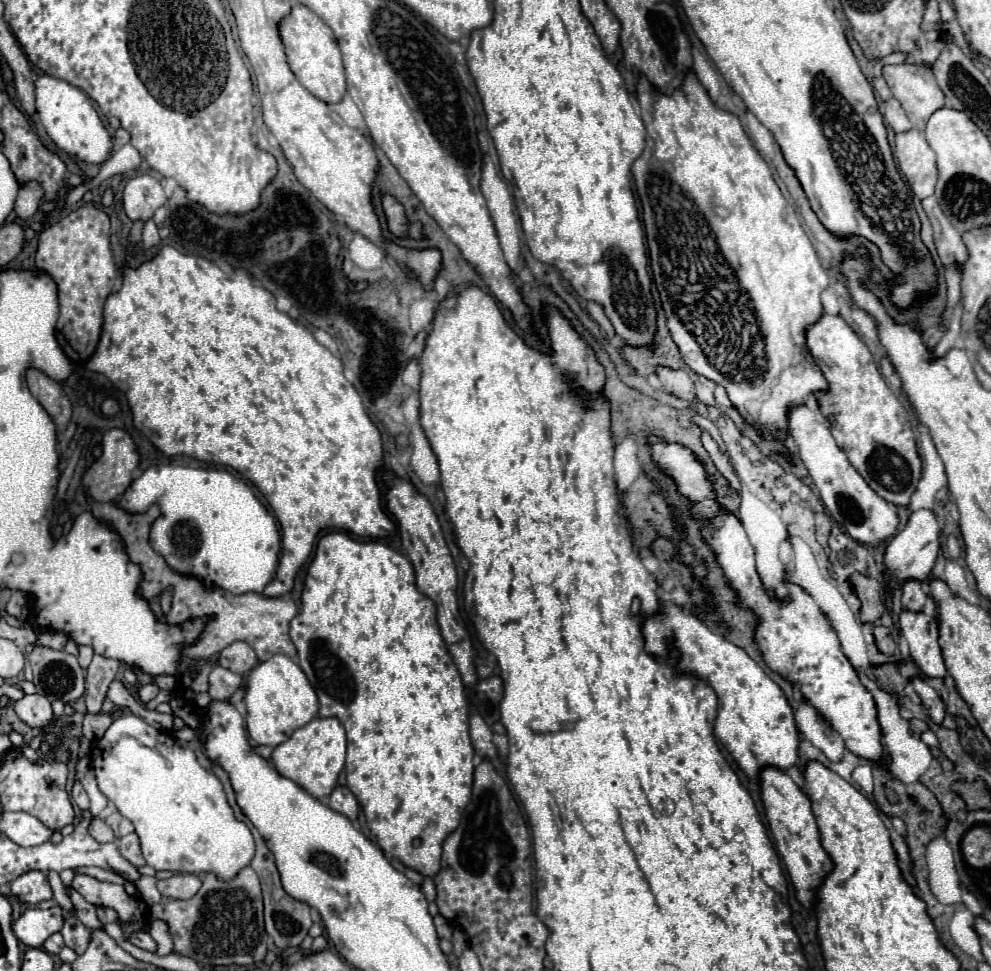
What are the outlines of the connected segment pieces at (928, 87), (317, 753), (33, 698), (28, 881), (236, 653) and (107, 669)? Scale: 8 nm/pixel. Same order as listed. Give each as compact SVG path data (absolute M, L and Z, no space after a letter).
M884 66L882 76L918 130L924 130L932 112L944 106L944 94L936 86L932 70L926 66Z
M314 718L300 730L296 730L286 742L274 748L270 764L284 776L302 786L310 796L328 796L338 782L338 774L344 768L346 758L346 732L336 718Z
M24 694L20 700L12 702L14 712L32 728L44 728L52 720L50 700L42 694Z
M38 870L26 872L20 878L16 878L10 884L10 892L26 904L40 904L42 900L52 898L52 888L48 884L48 876Z
M239 641L226 646L218 654L216 662L218 662L218 666L222 666L226 670L244 676L244 674L248 674L258 664L258 658L256 658L254 650L246 642Z
M94 654L88 670L86 670L86 708L92 714L100 712L100 706L106 698L108 684L114 680L116 672L120 668L120 662L114 658L104 658L100 654Z

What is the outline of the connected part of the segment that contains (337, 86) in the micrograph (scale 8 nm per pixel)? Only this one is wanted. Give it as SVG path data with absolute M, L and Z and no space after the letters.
M298 4L292 8L290 16L280 24L280 36L286 48L288 64L300 84L316 98L334 104L340 102L346 94L346 78L344 78L344 64L342 54L336 44L332 30L306 6Z

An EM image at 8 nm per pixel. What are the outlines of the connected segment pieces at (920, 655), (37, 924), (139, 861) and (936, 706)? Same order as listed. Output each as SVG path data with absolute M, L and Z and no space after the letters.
M922 612L900 614L900 630L910 646L910 656L924 676L946 678L946 666L942 650L938 646L938 624L934 618L926 618Z
M52 906L48 910L30 908L14 922L14 934L26 946L38 948L44 940L56 932L60 932L64 924L64 910L60 906Z
M136 834L122 836L122 838L118 840L118 848L120 848L120 854L122 854L130 864L134 864L136 868L146 864L146 862L144 862L144 858L142 858L140 842L138 842L138 836L136 836Z
M914 678L914 680L912 680L912 686L914 686L914 690L918 692L918 696L920 696L920 700L922 700L922 706L926 708L928 716L932 718L932 722L942 724L942 720L944 720L944 716L946 716L946 706L944 706L942 698L938 696L938 692L936 692L934 688L930 688L922 678Z

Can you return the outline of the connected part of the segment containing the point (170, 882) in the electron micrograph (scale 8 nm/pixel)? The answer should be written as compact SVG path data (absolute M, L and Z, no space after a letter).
M174 874L166 880L158 880L158 890L166 898L188 900L200 890L202 882L196 874Z

